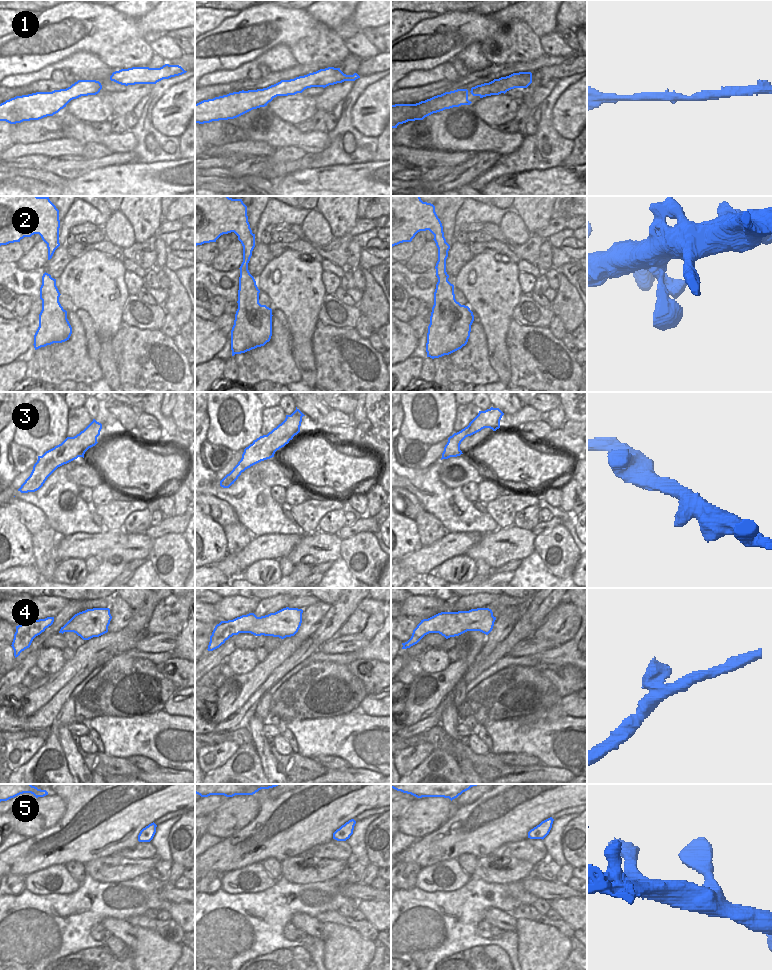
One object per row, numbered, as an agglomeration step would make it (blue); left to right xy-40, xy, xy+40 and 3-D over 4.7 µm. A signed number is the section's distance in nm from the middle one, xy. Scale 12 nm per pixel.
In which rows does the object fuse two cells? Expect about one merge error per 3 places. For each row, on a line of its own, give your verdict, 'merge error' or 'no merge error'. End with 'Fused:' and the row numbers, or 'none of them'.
1: no merge error
2: no merge error
3: no merge error
4: no merge error
5: no merge error
Fused: none of them

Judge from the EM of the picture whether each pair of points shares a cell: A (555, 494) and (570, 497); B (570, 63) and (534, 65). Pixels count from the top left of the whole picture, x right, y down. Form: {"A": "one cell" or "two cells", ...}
{"A": "two cells", "B": "two cells"}

